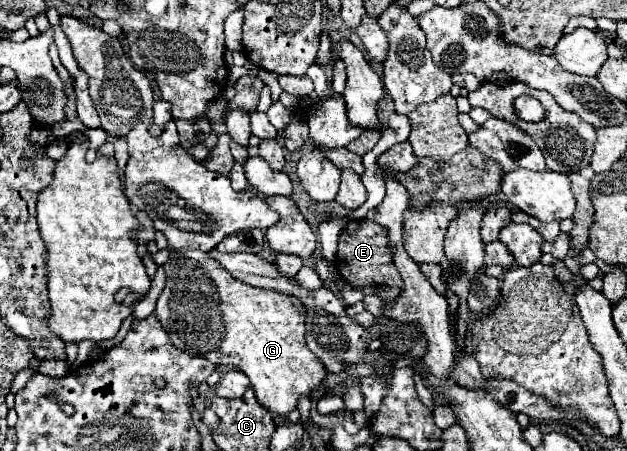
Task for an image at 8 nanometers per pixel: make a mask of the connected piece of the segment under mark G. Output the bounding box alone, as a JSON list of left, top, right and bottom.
[156,248,326,416]

